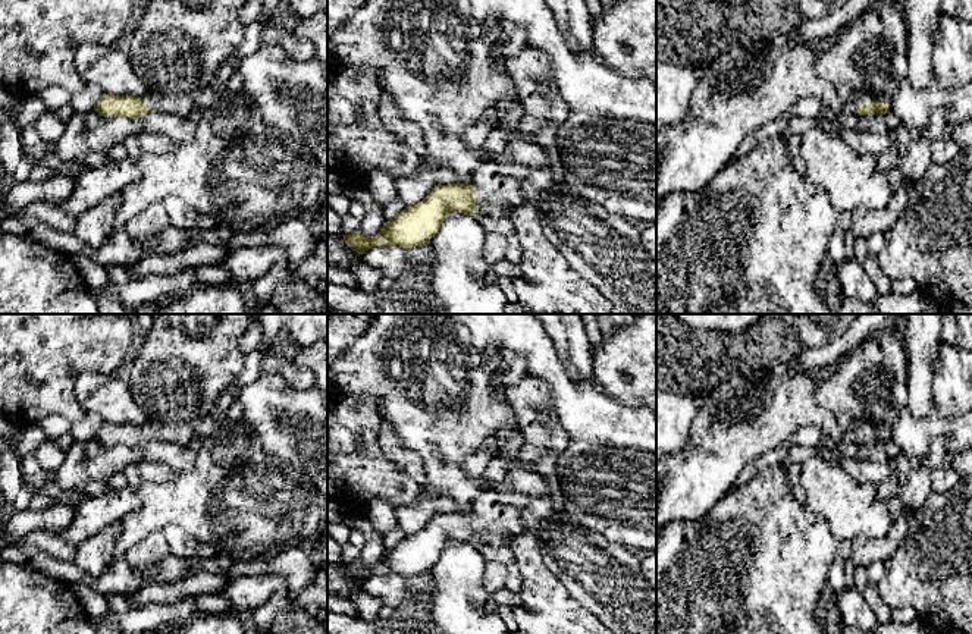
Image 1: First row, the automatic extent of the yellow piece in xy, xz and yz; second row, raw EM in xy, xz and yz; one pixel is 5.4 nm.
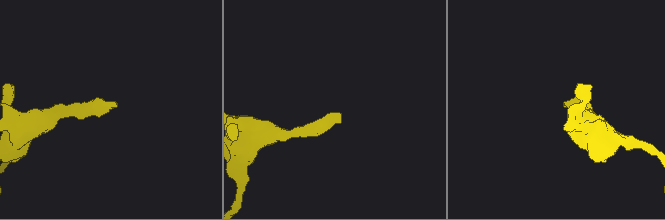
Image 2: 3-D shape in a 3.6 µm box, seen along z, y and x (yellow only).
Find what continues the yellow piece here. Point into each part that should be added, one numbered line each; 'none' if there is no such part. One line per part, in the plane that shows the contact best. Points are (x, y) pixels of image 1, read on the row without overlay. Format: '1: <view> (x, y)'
1: yz (871, 380)

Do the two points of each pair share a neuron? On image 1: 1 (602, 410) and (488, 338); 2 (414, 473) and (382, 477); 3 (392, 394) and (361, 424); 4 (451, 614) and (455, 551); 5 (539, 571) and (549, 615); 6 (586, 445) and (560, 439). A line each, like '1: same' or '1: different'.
1: same
2: different
3: different
4: same
5: same
6: different

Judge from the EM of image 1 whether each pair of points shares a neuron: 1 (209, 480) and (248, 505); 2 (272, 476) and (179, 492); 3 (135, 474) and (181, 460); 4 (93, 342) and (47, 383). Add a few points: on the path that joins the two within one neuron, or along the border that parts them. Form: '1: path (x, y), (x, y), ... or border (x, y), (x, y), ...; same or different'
1: path (218, 490), (232, 505), (238, 505); same
2: path (248, 496), (203, 496); same
3: border (131, 463), (160, 461), (175, 473); different
4: path (81, 350), (59, 372); same

